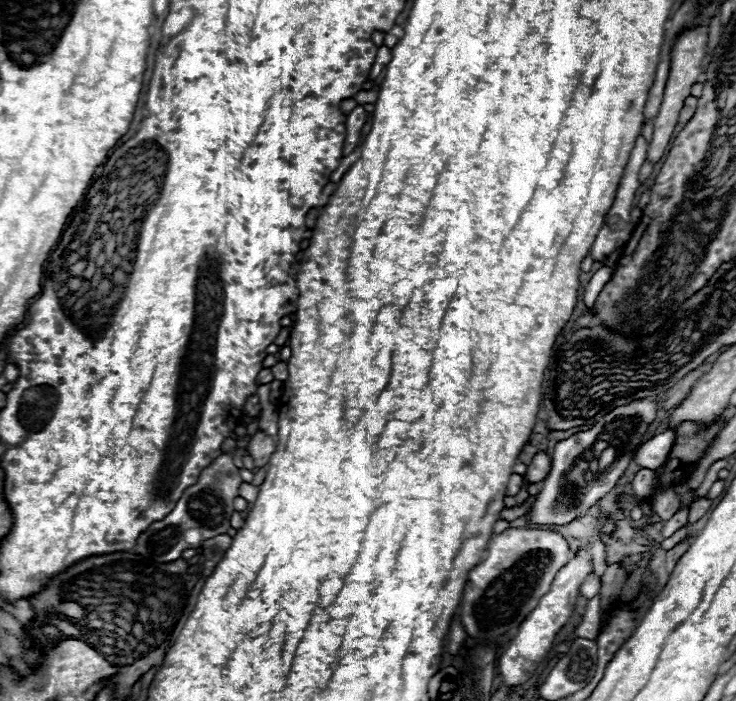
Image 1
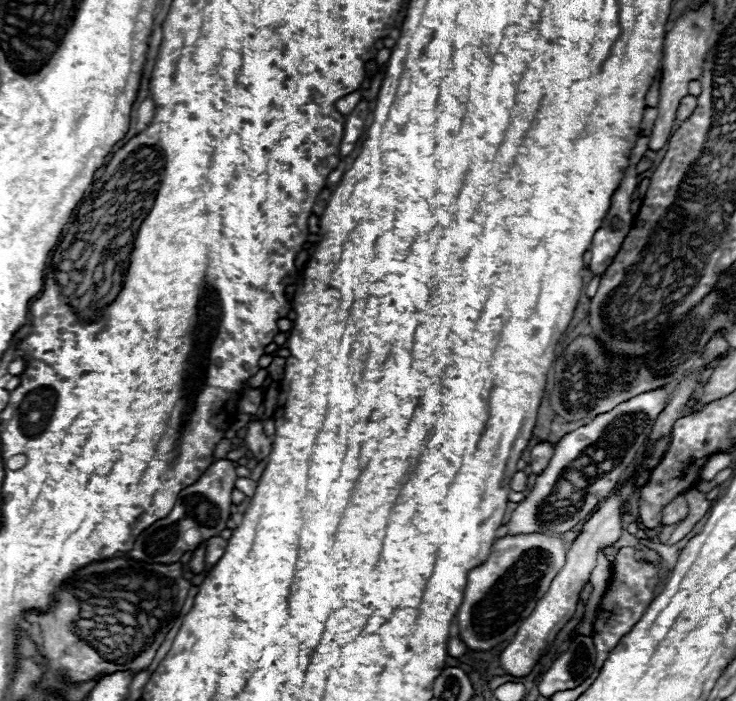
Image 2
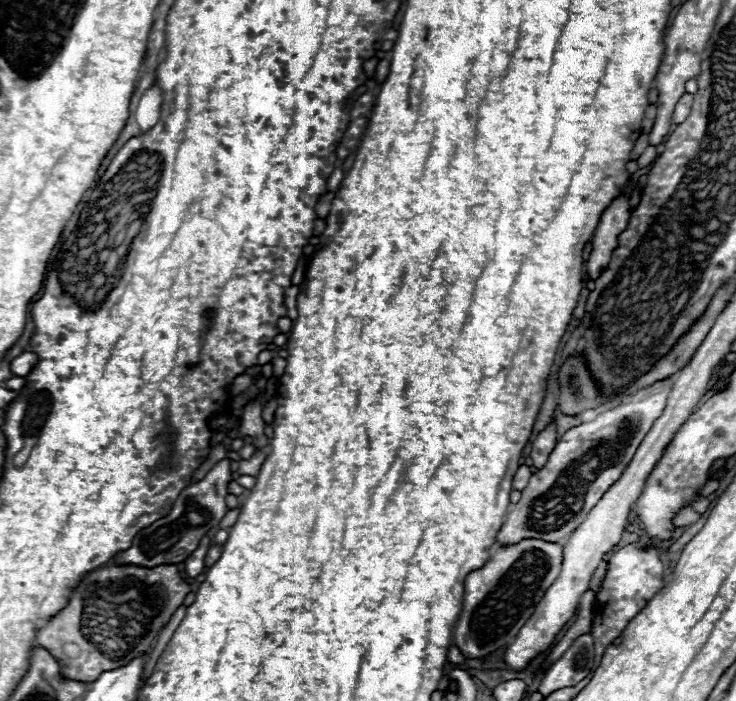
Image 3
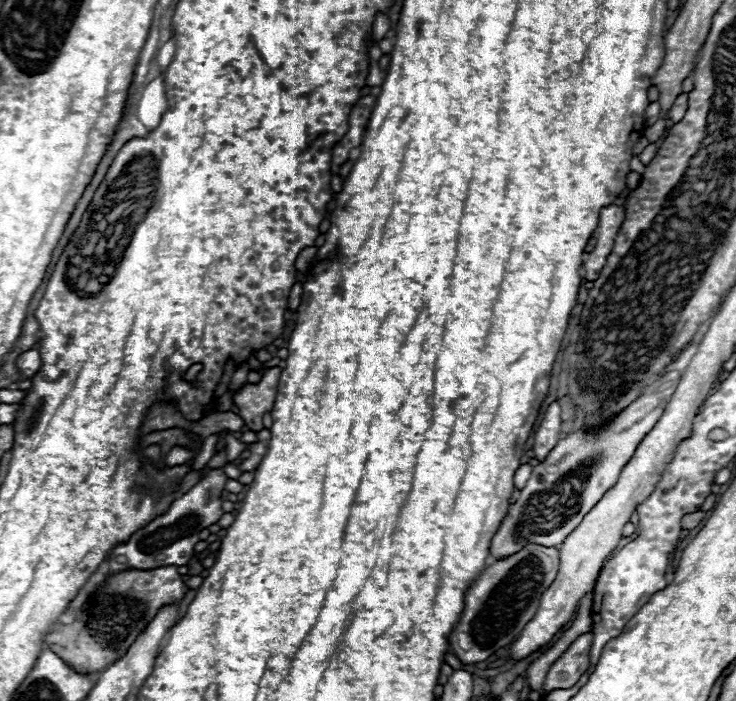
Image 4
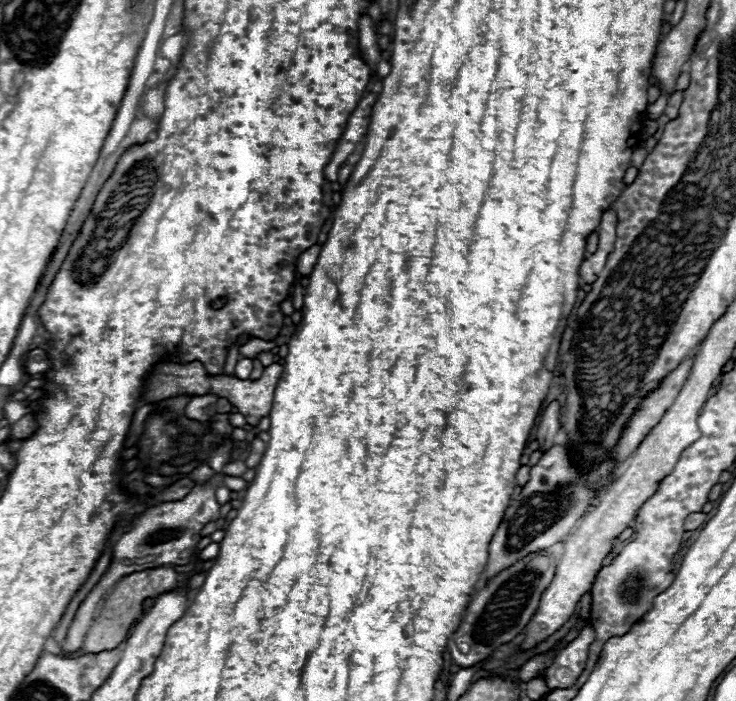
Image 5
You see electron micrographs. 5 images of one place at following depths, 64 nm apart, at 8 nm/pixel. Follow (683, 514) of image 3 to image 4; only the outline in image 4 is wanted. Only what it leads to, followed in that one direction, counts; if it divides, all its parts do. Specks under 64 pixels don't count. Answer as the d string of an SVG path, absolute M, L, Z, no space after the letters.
M698 510L698 512L690 512L690 514L684 514L680 526L686 528L686 530L692 530L692 528L696 528L696 526L702 522L702 518L704 518L704 512L702 512L702 510Z

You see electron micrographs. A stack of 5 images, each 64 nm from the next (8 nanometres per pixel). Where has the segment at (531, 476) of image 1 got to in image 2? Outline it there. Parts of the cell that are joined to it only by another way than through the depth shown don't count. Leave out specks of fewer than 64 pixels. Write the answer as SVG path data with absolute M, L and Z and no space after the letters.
M536 444L530 454L532 454L530 472L534 476L538 476L538 474L542 474L546 470L546 466L548 466L548 462L552 458L552 446L550 444Z

